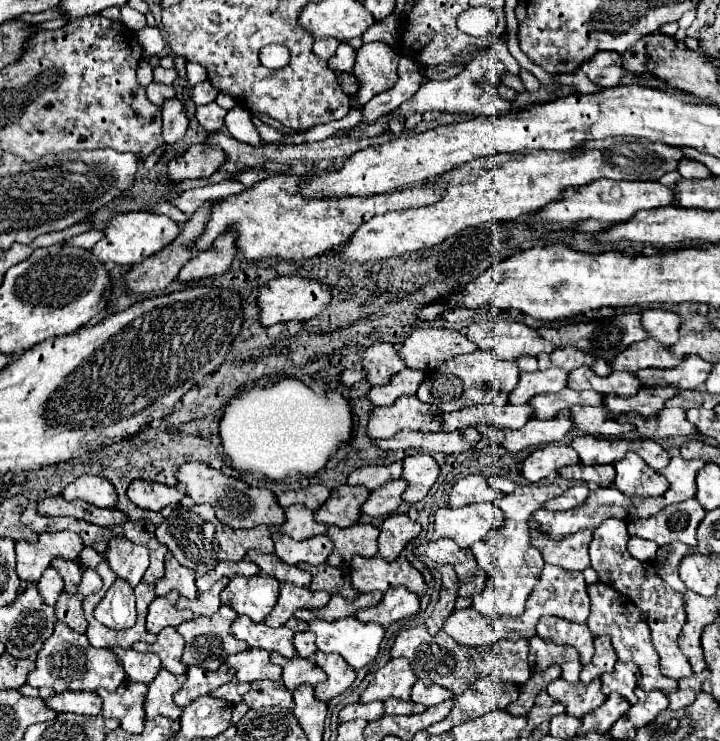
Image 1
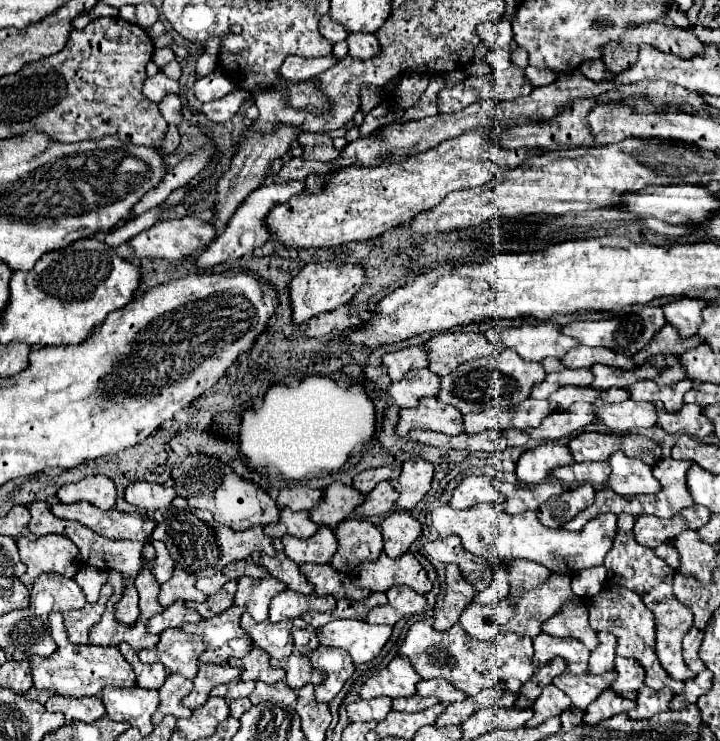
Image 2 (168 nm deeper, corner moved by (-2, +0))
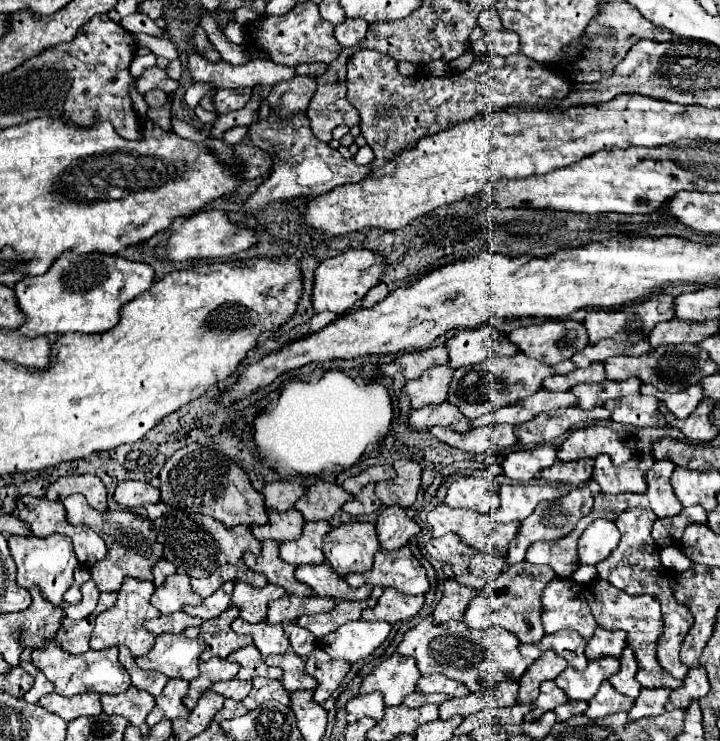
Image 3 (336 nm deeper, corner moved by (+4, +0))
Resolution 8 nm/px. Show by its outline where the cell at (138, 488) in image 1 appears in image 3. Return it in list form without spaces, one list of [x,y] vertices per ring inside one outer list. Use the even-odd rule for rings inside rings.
[[[121,481],[113,497],[123,509],[133,509],[133,507],[161,501],[159,489],[151,487],[147,481]]]

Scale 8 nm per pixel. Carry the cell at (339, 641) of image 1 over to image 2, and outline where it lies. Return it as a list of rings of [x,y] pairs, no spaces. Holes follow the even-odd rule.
[[[331,621],[317,629],[319,643],[325,647],[345,649],[355,665],[367,663],[379,655],[383,645],[389,641],[393,627],[371,625],[367,621]]]

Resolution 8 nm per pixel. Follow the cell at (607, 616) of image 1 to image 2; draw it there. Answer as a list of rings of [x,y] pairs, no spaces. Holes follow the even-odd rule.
[[[607,583],[601,593],[597,593],[593,599],[589,599],[589,623],[595,631],[609,631],[617,637],[617,655],[621,657],[631,657],[635,661],[639,661],[647,675],[645,675],[645,685],[649,685],[651,689],[663,689],[669,687],[675,693],[683,691],[683,683],[671,679],[665,669],[661,667],[657,655],[655,655],[655,619],[653,613],[645,607],[645,603],[629,589],[621,587],[621,585],[613,585]]]

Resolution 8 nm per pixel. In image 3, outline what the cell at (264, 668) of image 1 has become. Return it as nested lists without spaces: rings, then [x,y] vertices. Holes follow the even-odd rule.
[[[247,645],[247,647],[231,653],[227,659],[231,663],[239,663],[241,665],[237,677],[239,675],[249,675],[249,677],[239,677],[239,679],[253,679],[253,677],[271,677],[271,675],[275,675],[275,671],[269,665],[265,665],[265,661],[263,661],[263,657],[261,657],[261,653],[257,651],[255,645]]]

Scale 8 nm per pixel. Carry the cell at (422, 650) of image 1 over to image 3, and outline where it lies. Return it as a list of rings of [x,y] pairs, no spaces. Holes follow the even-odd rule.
[[[423,619],[403,635],[397,647],[399,655],[413,657],[421,675],[443,673],[449,679],[461,681],[469,691],[485,691],[501,681],[519,681],[527,671],[527,665],[517,651],[519,639],[501,627],[489,627],[483,631],[471,631],[461,621],[447,621],[435,625],[431,619]]]

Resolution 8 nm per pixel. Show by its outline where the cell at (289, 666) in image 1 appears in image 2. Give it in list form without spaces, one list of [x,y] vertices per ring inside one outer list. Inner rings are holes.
[[[293,653],[293,655],[289,655],[287,659],[281,659],[281,661],[279,659],[271,659],[271,665],[273,667],[281,667],[281,669],[287,671],[285,681],[287,681],[287,685],[291,689],[301,689],[307,683],[319,685],[325,679],[325,675],[321,671],[311,667],[309,657],[299,655],[299,653]]]

